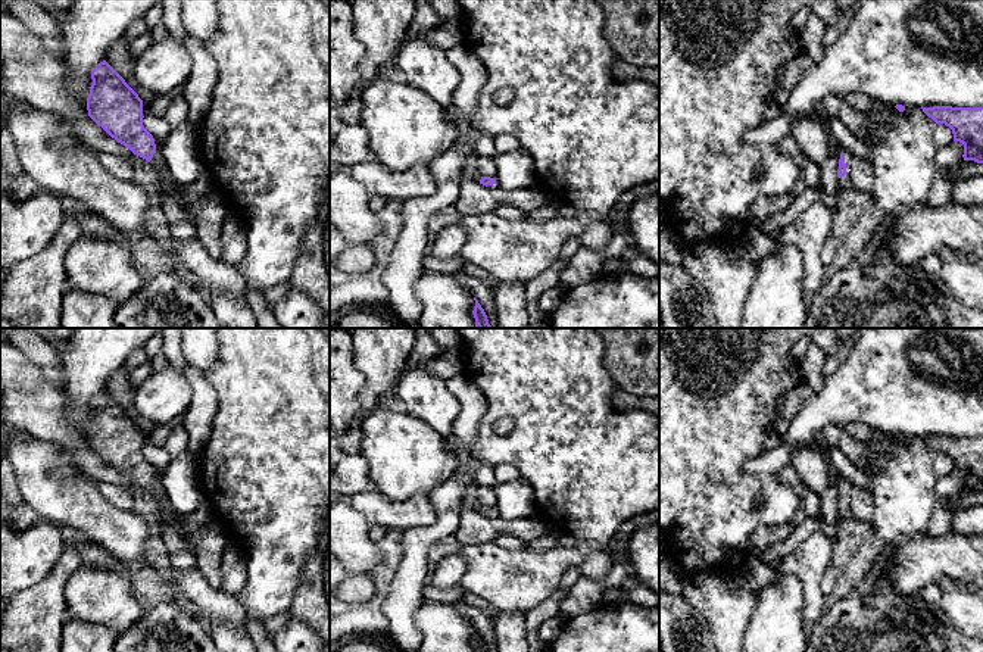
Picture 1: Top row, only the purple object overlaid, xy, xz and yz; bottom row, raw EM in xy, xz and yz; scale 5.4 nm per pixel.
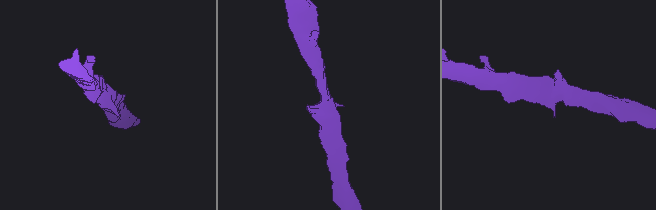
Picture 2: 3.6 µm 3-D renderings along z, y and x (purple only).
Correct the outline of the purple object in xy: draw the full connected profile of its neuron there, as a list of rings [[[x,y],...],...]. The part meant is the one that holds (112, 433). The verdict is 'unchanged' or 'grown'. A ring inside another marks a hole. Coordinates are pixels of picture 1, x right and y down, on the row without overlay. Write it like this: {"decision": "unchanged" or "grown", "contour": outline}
{"decision": "unchanged", "contour": [[[106,390],[91,400],[91,409],[88,446],[118,472],[150,492],[156,474],[143,455],[143,430]]]}

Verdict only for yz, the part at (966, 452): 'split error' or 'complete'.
complete

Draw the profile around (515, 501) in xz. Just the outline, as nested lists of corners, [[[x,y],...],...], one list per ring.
[[[524,478],[492,487],[499,517],[505,521],[530,518],[536,514],[534,489]]]

